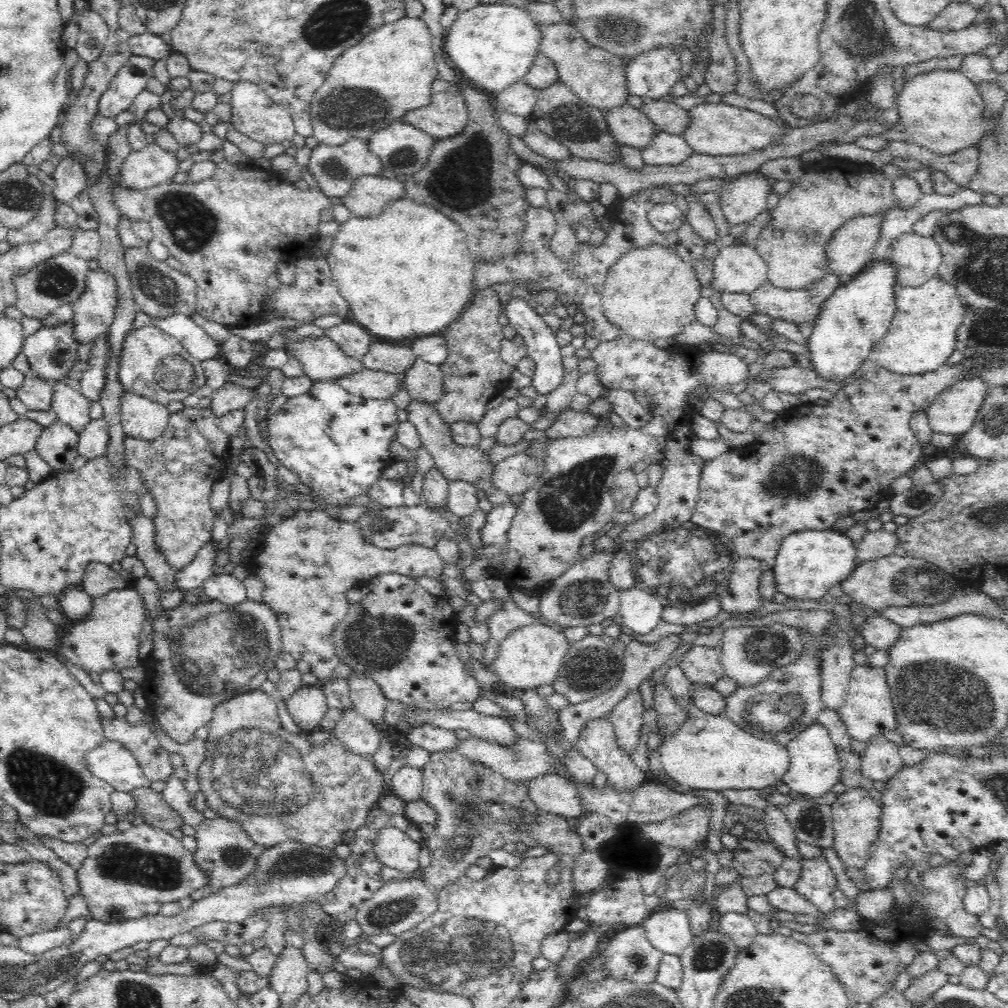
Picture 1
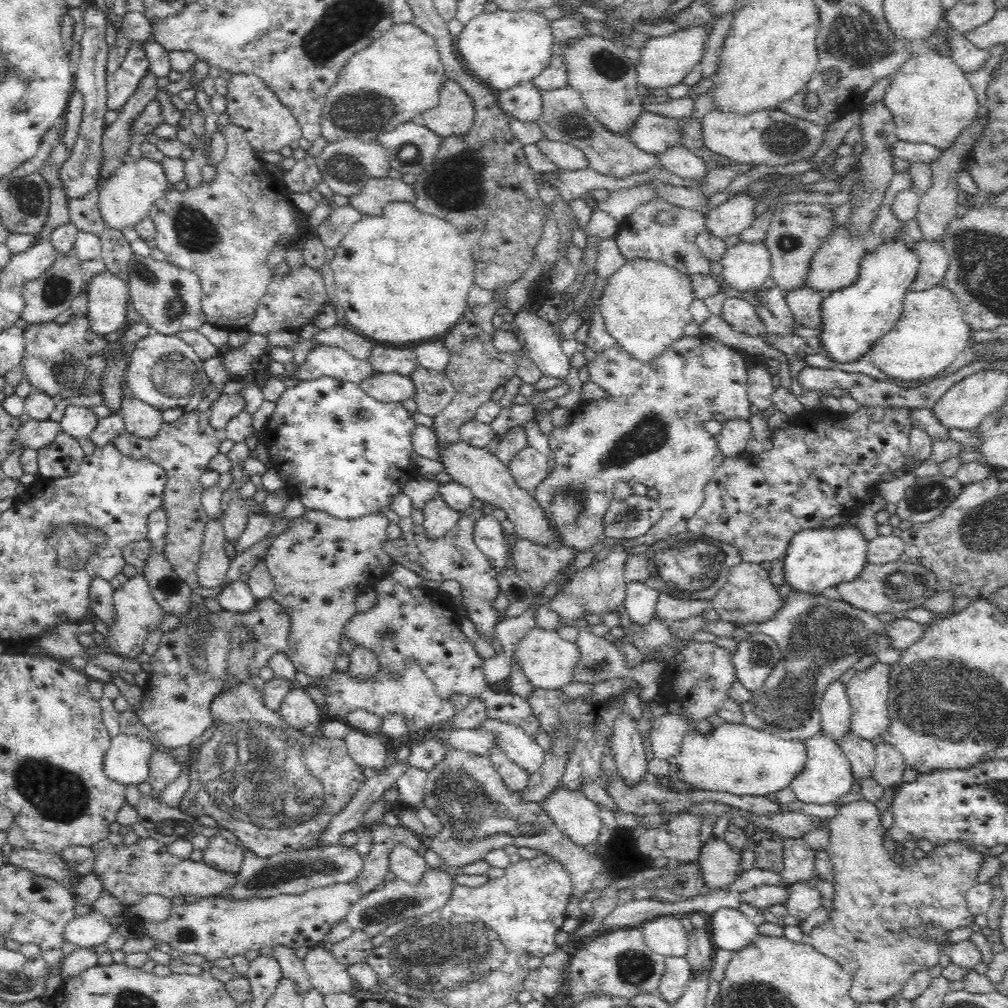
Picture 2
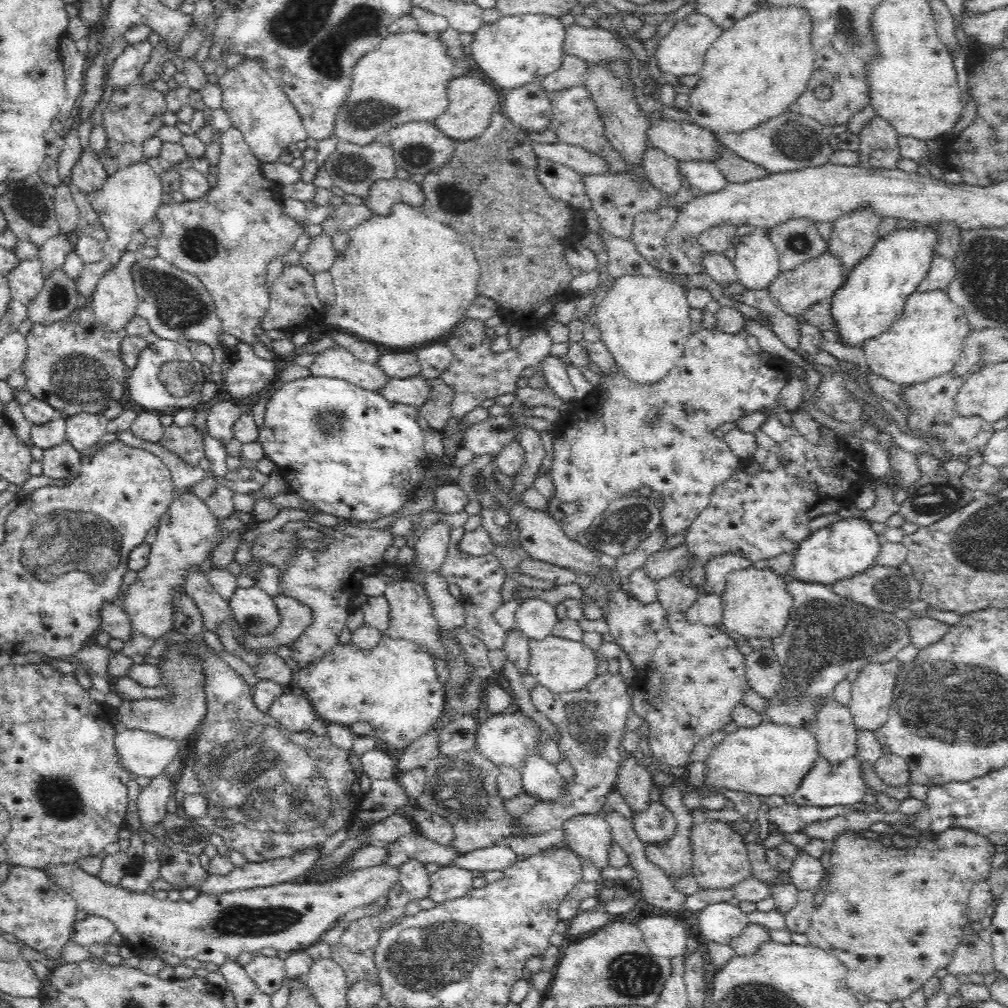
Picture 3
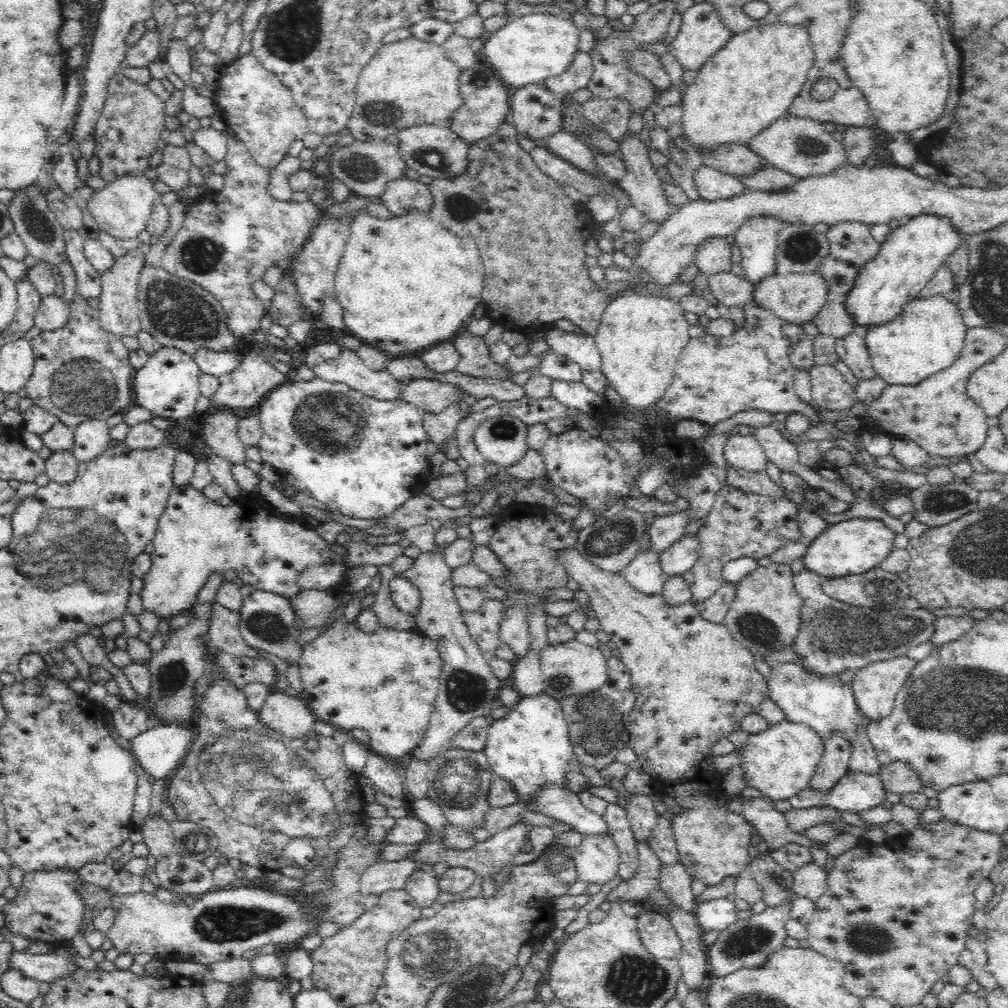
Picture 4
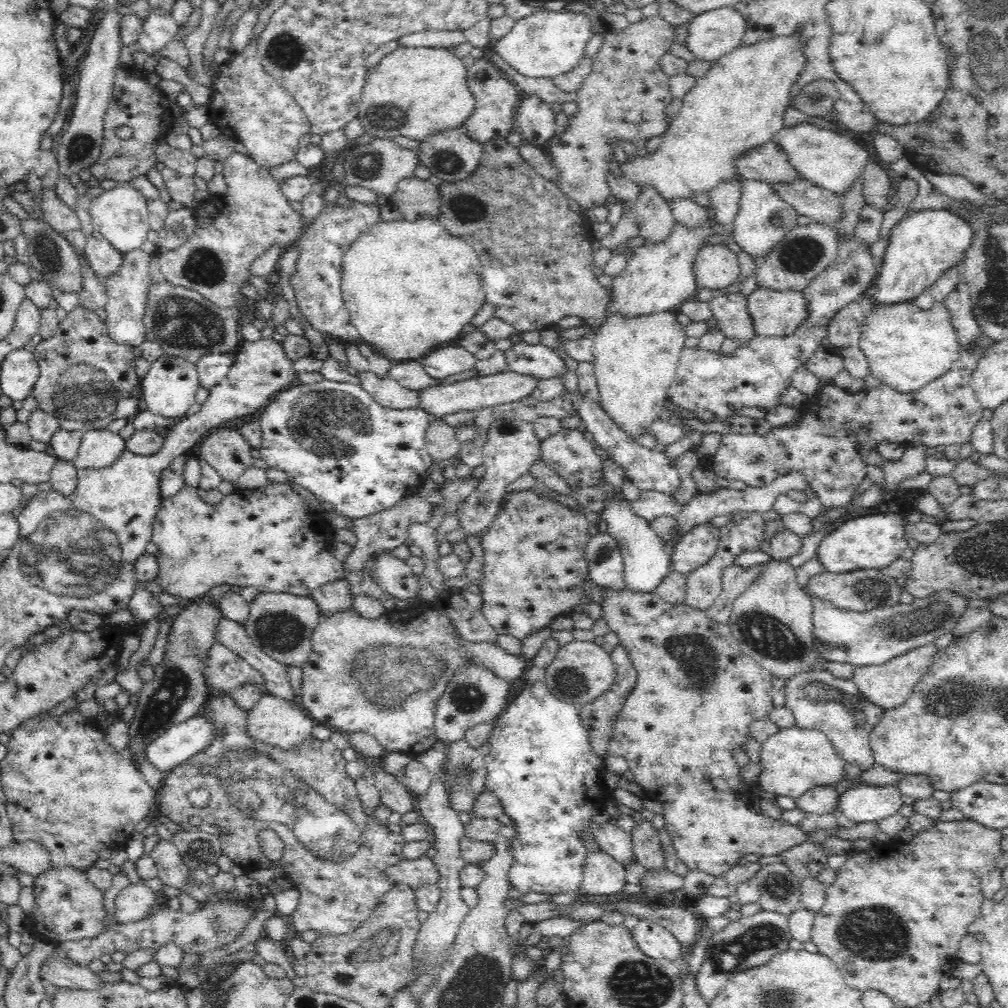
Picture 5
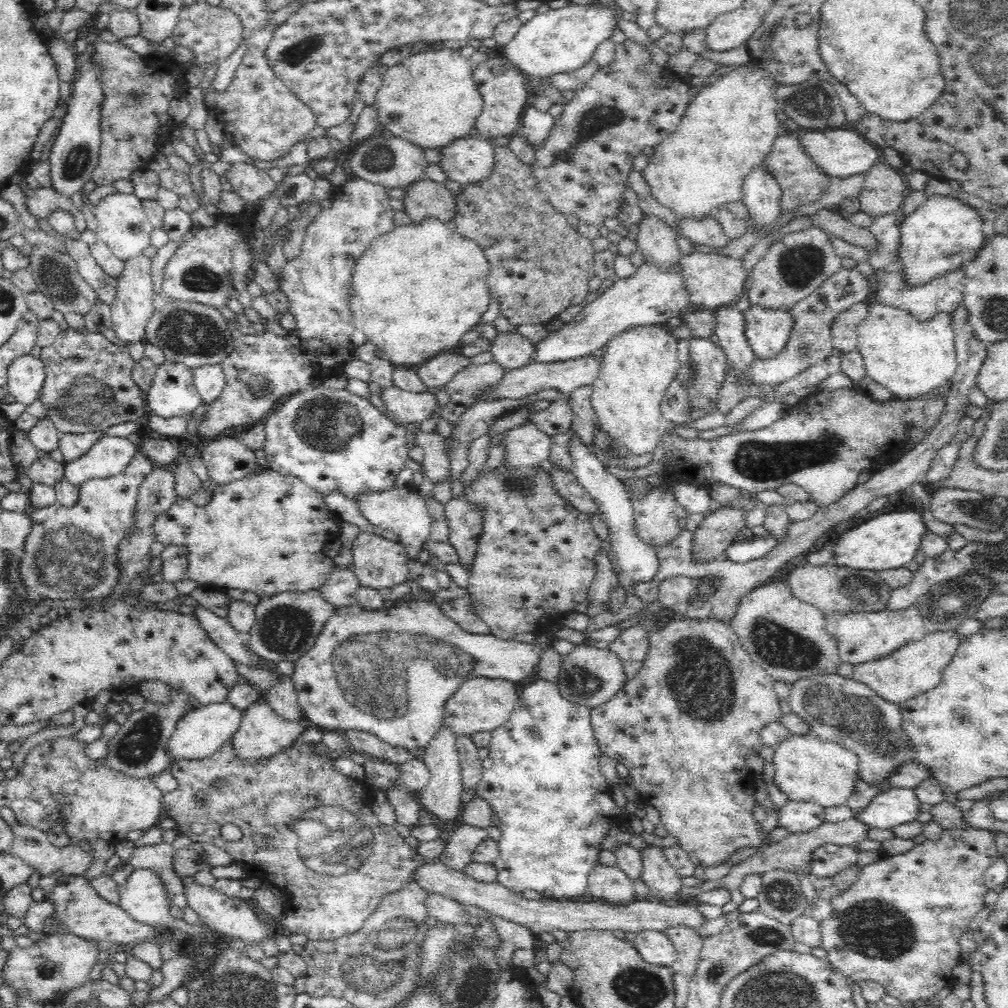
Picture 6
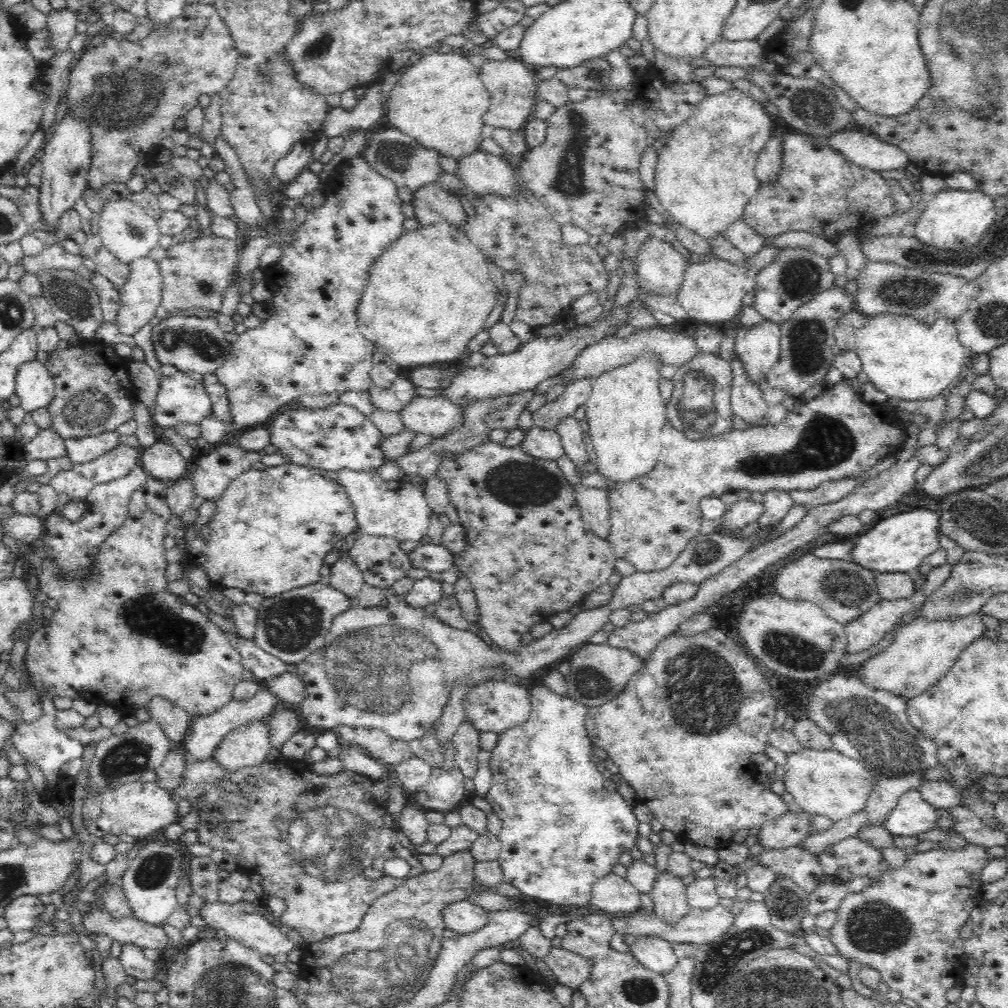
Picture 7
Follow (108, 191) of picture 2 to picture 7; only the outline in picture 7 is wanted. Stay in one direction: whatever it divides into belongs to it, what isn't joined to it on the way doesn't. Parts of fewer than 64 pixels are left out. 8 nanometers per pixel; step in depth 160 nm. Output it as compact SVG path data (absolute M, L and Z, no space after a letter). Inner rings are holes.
M120 198L108 201L96 217L102 244L124 264L130 264L138 258L148 257L150 250L159 246L158 240L160 240L161 232L156 218L148 215L139 204L131 199Z

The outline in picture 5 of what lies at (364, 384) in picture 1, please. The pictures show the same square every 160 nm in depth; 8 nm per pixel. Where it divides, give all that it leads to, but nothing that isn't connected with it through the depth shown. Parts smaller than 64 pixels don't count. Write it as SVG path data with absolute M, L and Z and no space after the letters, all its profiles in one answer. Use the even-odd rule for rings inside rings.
M505 371L484 377L475 377L470 380L454 382L447 386L435 385L420 391L420 404L430 416L443 417L446 414L460 412L461 410L472 410L477 412L483 408L490 408L498 404L516 402L522 398L530 397L537 390L540 379L534 376L524 376L513 371Z

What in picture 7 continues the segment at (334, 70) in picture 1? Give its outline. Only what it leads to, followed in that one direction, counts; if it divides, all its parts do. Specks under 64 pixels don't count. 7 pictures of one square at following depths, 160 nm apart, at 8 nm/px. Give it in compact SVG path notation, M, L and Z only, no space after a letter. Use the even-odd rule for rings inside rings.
M460 52L432 54L420 57L412 66L404 69L401 79L395 84L389 94L388 122L408 136L416 139L424 148L440 151L441 156L458 161L476 150L481 150L483 138L480 135L484 126L484 116L490 109L490 93L480 81L479 71Z

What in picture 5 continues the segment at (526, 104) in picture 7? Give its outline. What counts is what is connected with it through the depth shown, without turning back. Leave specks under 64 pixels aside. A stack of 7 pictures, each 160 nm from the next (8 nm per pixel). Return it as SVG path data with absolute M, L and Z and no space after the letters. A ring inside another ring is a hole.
M484 58L476 59L474 64L467 68L466 82L476 99L475 112L464 124L468 136L482 144L494 138L507 138L515 129L513 122L522 97L520 90L507 79L501 69Z

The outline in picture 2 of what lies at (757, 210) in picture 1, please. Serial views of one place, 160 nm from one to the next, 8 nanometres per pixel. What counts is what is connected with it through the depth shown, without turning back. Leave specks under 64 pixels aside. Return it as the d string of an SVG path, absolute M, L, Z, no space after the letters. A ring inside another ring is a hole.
M747 190L738 192L706 214L705 230L722 240L740 235L757 217L754 211L757 205L757 200Z

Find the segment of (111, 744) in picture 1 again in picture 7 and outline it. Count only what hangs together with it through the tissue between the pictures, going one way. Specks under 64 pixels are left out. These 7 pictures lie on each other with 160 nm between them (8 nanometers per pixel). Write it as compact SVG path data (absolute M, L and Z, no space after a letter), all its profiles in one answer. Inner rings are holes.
M259 682L258 690L252 698L246 700L233 698L226 706L216 710L216 712L212 712L212 714L208 714L208 716L193 717L190 730L188 730L188 736L184 738L180 748L184 750L189 760L210 759L218 743L221 743L221 740L227 734L230 734L232 729L252 724L252 722L268 721L270 714L281 704L284 705L285 702L282 702L272 689L268 689L268 685L264 684L264 682Z

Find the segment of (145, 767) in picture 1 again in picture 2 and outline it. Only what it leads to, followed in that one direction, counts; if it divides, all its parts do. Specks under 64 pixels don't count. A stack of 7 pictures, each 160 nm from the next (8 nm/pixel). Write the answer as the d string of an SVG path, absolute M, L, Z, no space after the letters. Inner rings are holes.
M158 749L154 750L152 758L150 758L150 773L146 780L152 787L151 796L161 799L168 784L172 784L174 779L178 778L182 769L182 765L177 763L172 756L168 756Z

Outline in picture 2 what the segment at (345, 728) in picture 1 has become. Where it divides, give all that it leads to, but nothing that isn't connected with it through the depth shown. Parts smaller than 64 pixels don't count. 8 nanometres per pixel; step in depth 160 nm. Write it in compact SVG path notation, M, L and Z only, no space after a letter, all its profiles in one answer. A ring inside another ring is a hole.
M354 727L345 738L351 757L364 768L380 770L386 764L387 749L376 738L376 733L364 733Z

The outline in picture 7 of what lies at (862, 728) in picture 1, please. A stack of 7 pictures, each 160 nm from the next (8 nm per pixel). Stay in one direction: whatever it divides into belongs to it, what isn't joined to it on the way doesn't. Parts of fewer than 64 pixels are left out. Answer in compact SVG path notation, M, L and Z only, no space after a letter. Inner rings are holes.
M984 611L955 619L932 620L916 617L897 630L893 642L881 653L865 660L859 667L862 683L910 700L928 690L943 677L966 646L984 636Z

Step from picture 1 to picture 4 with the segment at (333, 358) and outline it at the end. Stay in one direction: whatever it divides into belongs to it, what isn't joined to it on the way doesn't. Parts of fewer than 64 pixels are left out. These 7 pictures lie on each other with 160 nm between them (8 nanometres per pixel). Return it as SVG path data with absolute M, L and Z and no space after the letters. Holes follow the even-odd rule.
M344 350L337 360L312 366L315 378L350 386L376 400L397 400L403 394L403 385L386 370L371 370L352 350Z

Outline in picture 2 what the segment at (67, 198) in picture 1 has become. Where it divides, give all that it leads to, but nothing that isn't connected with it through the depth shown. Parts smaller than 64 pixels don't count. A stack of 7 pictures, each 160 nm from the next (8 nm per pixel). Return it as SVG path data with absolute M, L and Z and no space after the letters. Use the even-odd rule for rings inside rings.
M88 6L83 11L84 34L81 40L82 54L75 79L75 90L82 93L84 99L83 122L78 132L78 140L70 151L68 160L60 168L61 185L68 198L82 198L98 189L100 168L104 160L102 154L103 132L106 128L104 115L107 109L107 74L106 66L109 57L109 46L106 44L106 14L100 8Z

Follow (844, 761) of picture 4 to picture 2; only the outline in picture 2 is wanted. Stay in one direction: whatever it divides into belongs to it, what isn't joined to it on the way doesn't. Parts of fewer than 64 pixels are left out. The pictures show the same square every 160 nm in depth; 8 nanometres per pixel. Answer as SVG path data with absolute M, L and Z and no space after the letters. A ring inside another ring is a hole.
M840 680L830 684L824 693L819 714L821 715L820 730L822 734L833 738L840 744L840 738L848 734L852 705L850 704L847 687Z

